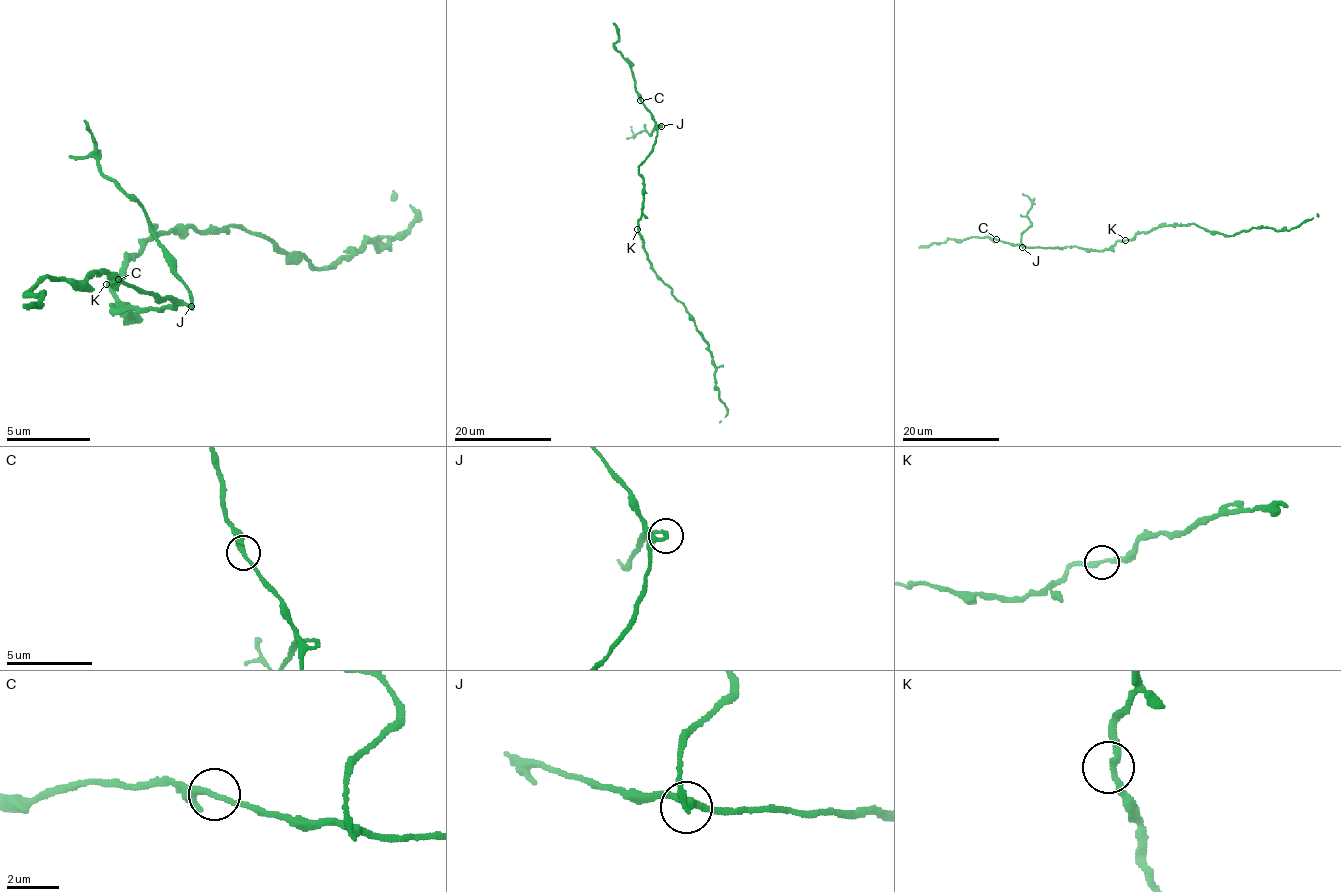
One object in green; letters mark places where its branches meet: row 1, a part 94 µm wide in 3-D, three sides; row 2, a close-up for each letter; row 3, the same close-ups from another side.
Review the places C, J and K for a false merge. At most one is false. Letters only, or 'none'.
J

